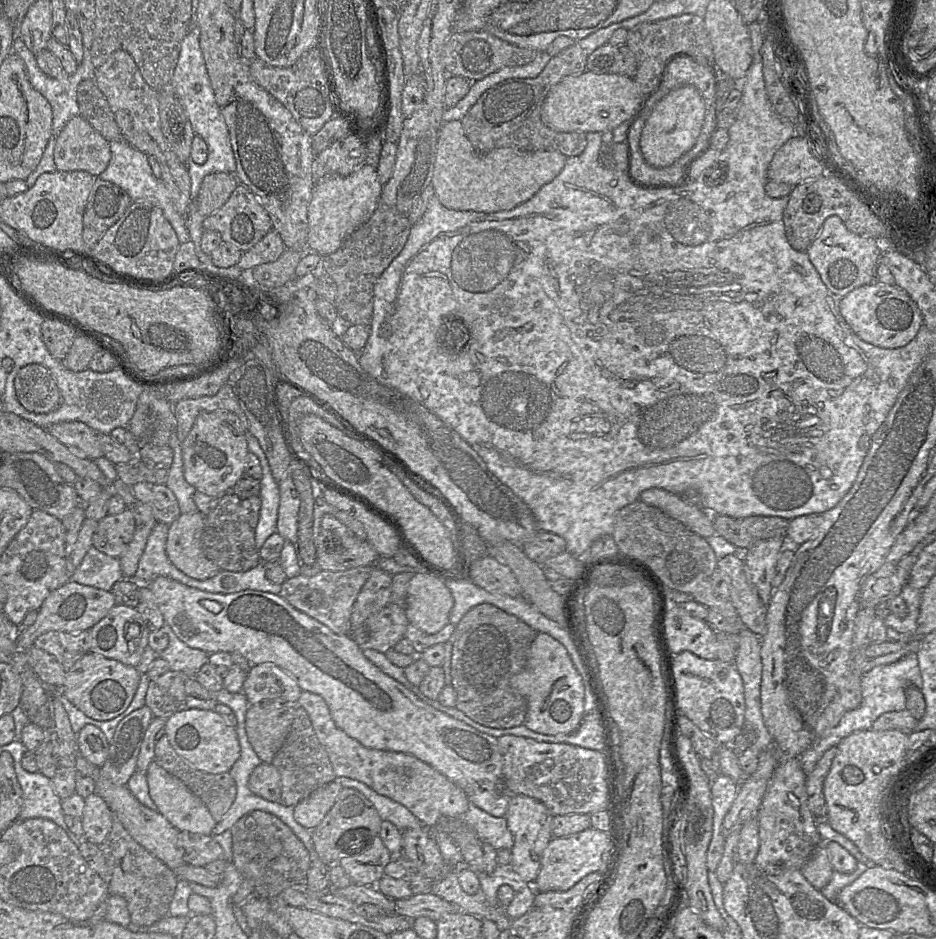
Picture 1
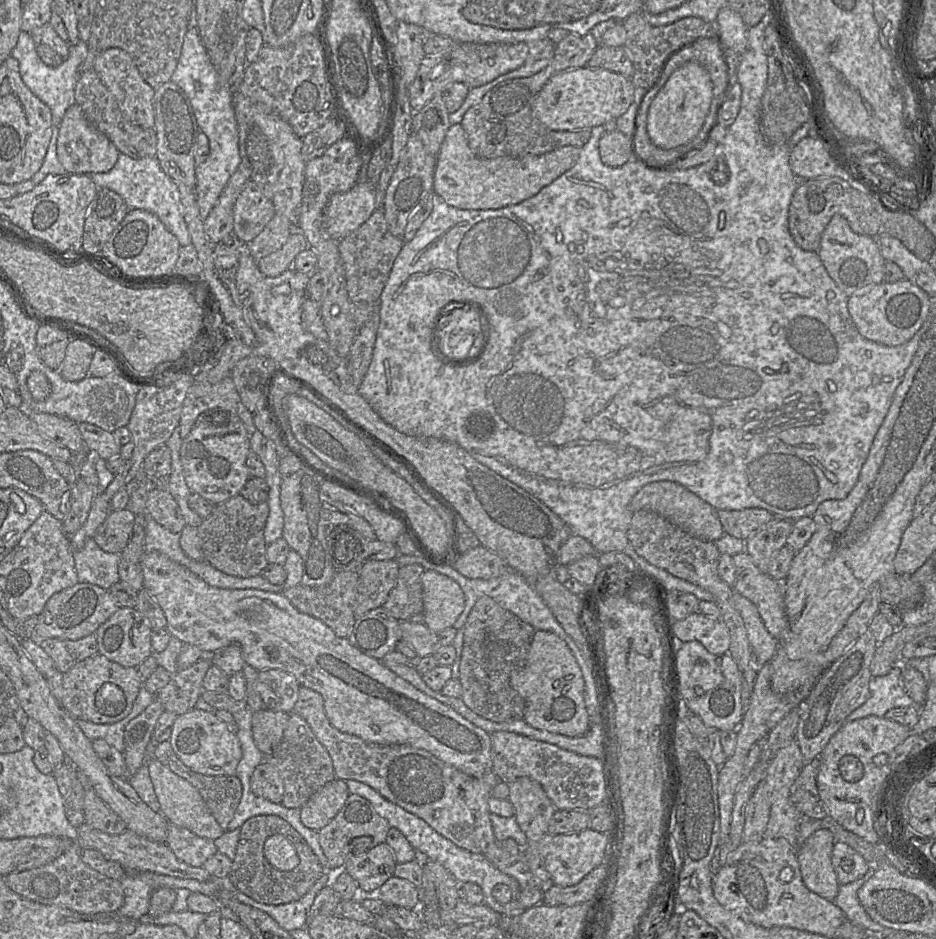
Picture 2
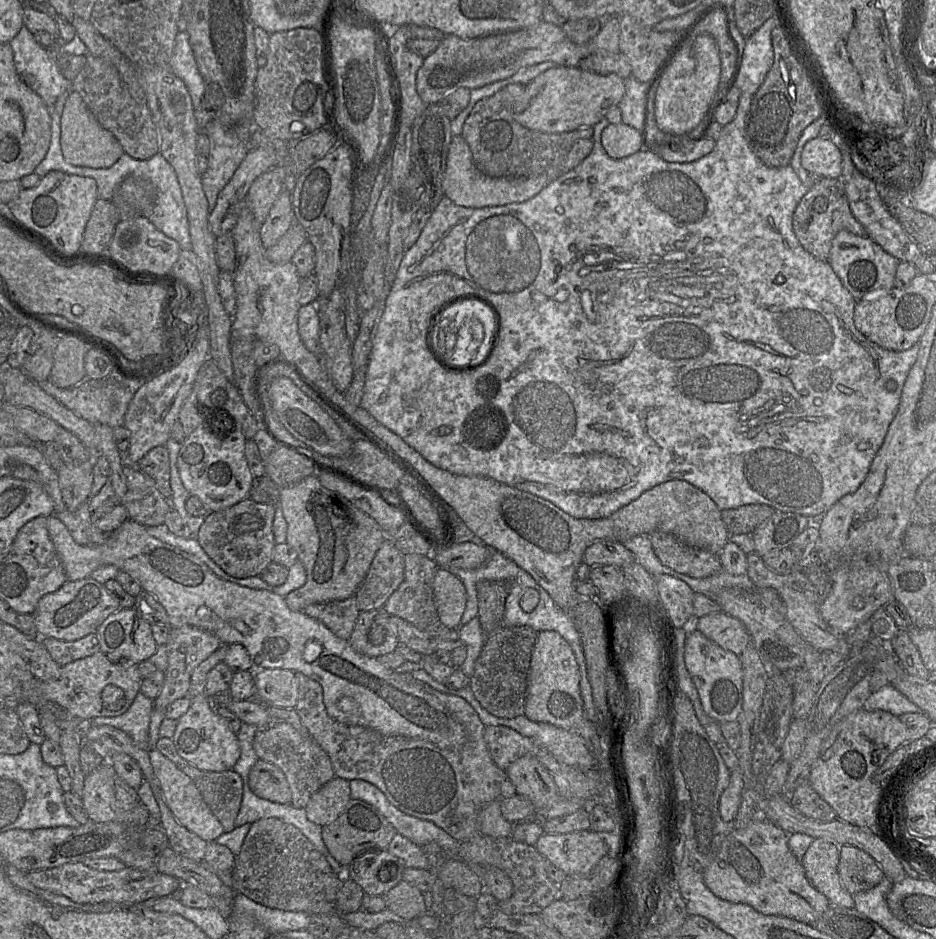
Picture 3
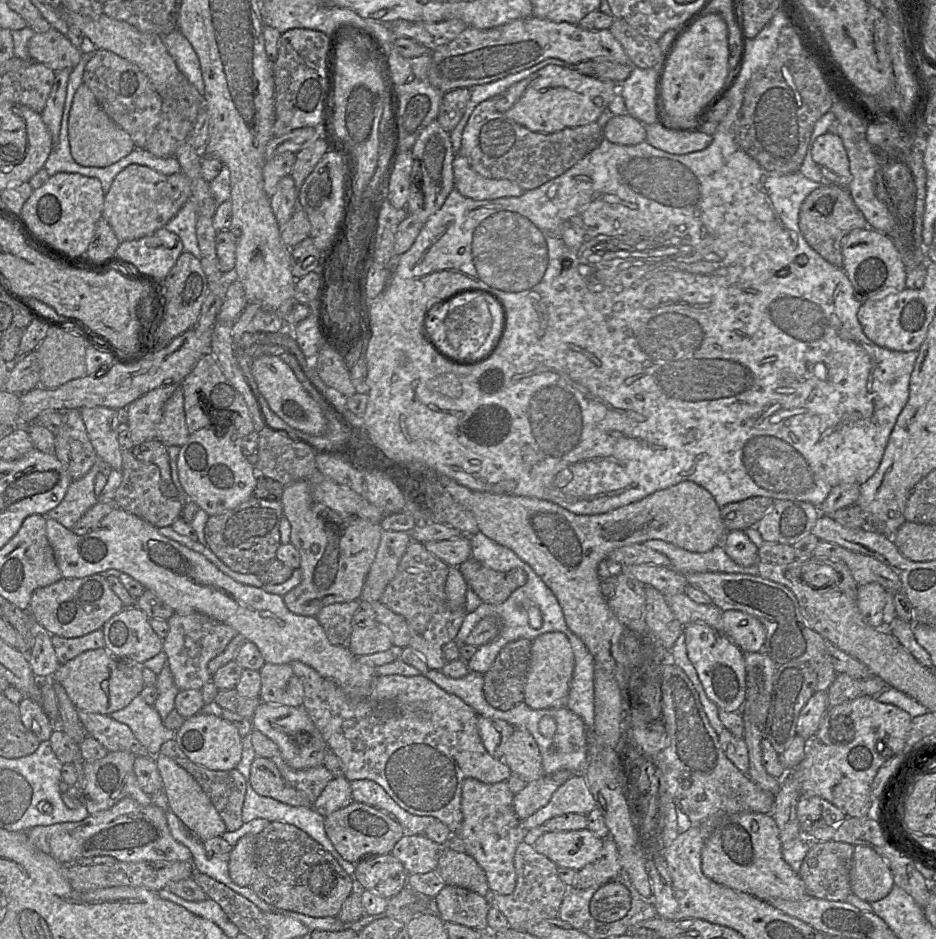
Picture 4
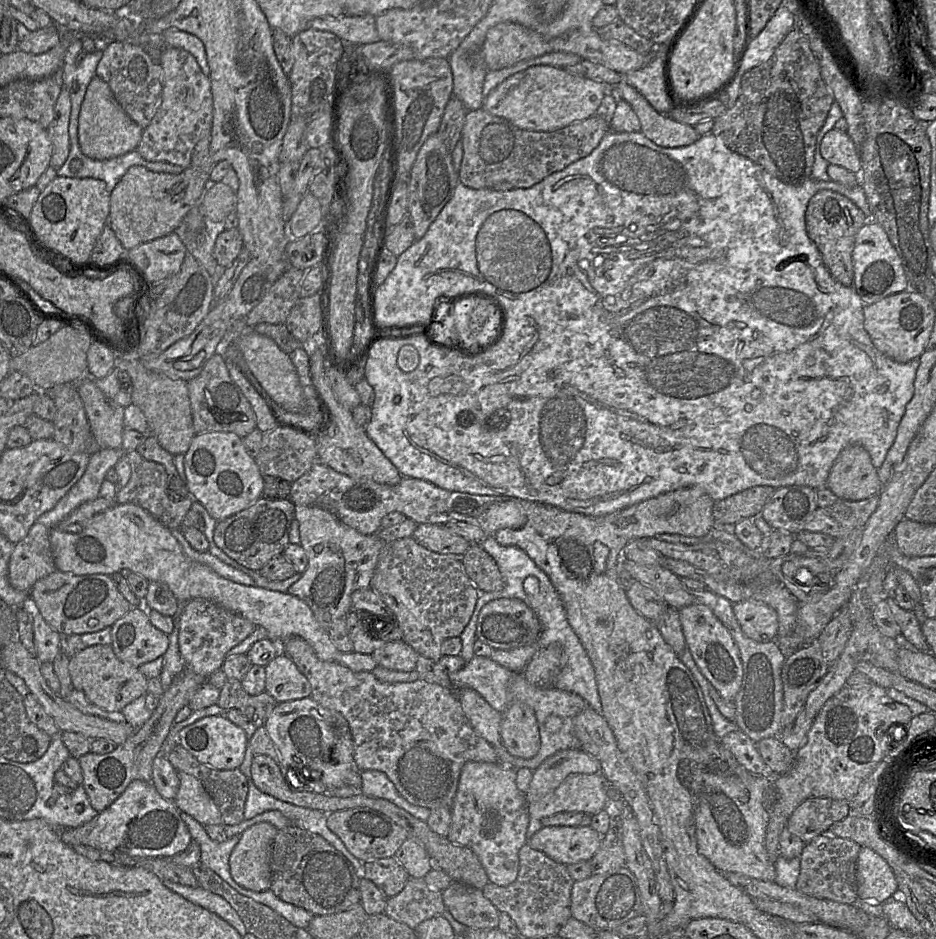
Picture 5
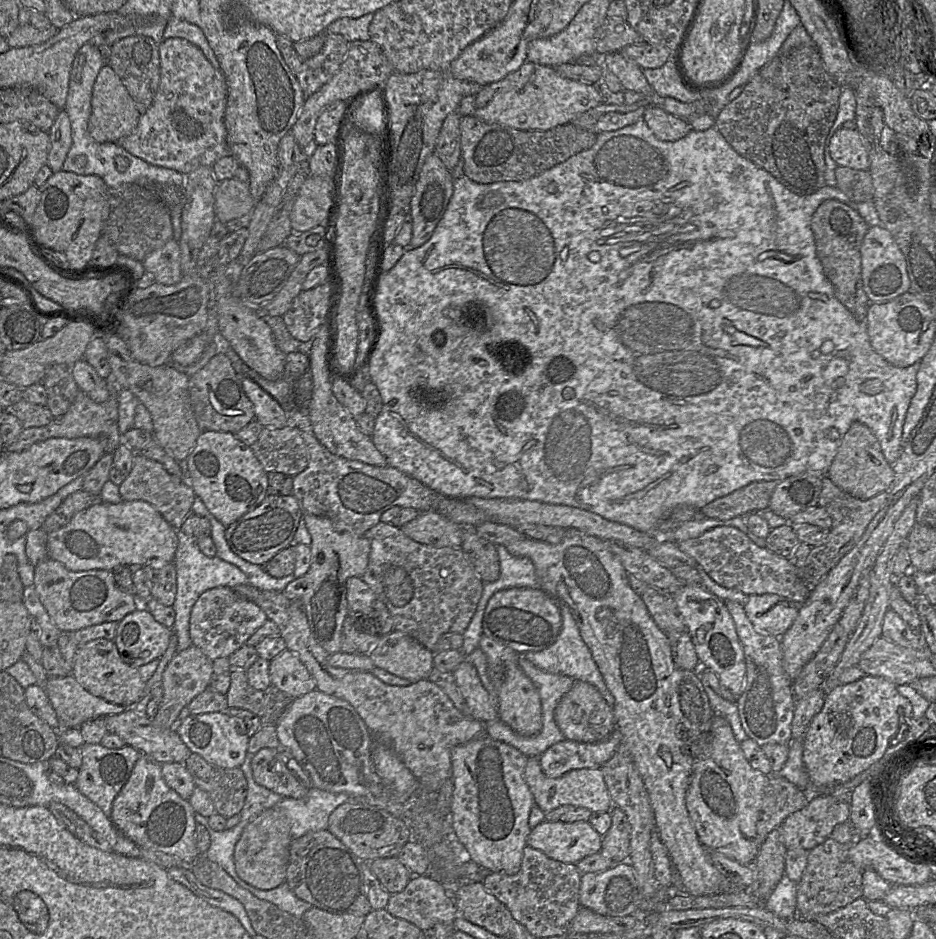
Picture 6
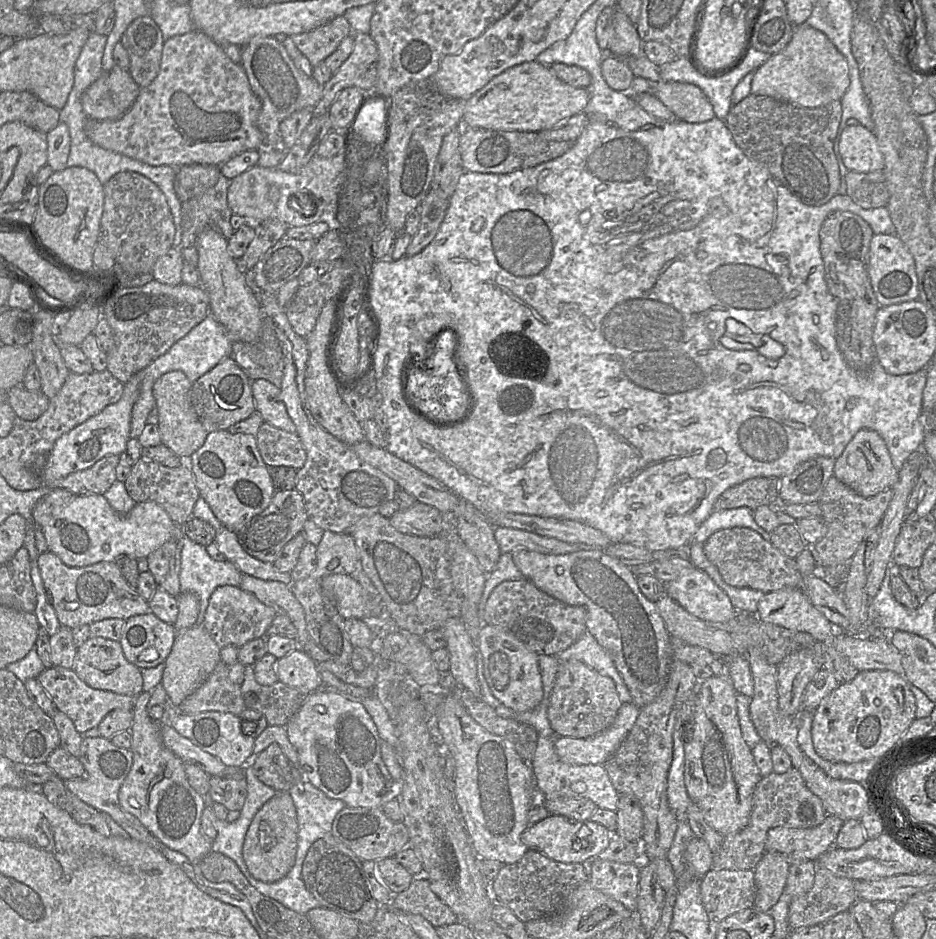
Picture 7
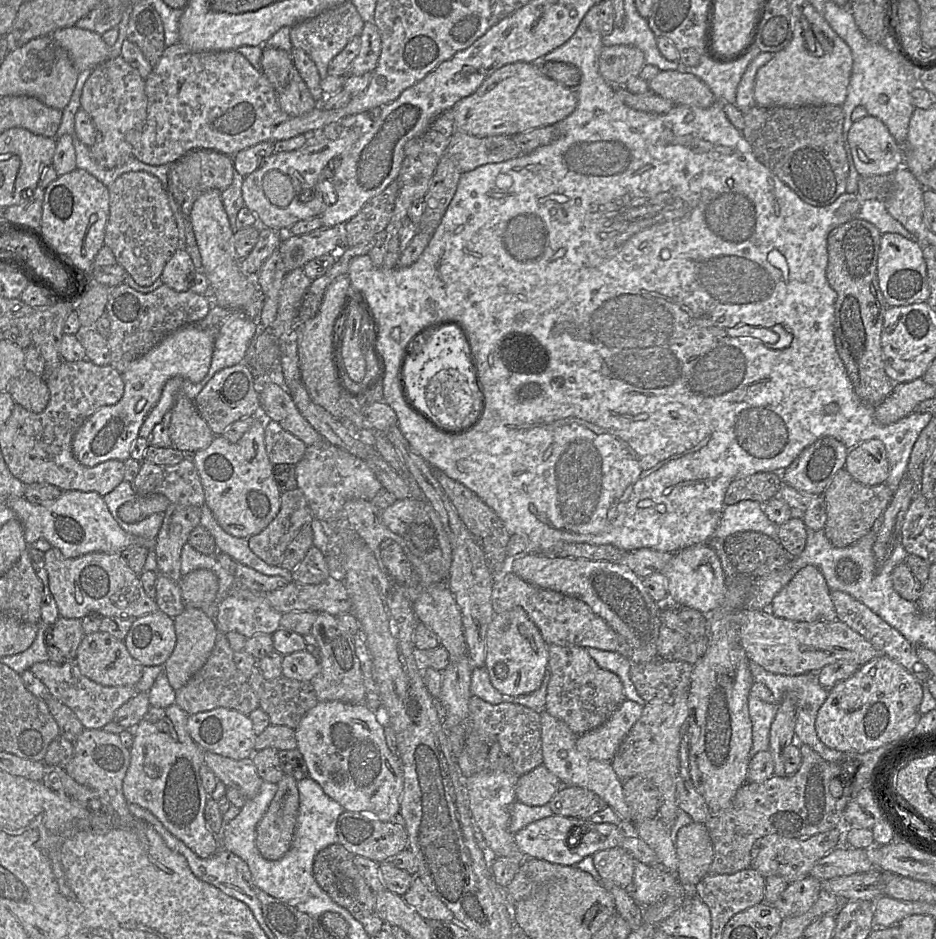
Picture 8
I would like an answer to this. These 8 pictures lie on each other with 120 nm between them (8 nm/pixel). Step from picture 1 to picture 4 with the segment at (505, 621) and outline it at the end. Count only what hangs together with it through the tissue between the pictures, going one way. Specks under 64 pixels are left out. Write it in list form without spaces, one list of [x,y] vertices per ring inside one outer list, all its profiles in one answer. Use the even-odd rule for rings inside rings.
[[[472,557],[459,565],[459,570],[484,603],[499,604],[526,583],[527,575],[521,568],[500,572],[486,567]],[[526,638],[509,642],[500,650],[491,668],[484,673],[483,693],[492,707],[507,711],[524,701],[524,688],[530,666],[532,642]]]

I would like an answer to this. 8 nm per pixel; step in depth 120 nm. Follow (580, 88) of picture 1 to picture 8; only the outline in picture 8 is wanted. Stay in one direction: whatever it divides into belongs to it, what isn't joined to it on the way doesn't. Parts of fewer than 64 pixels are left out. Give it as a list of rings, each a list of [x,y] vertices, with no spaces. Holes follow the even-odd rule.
[[[515,62],[496,70],[473,94],[452,107],[454,132],[477,137],[516,135],[563,120],[577,104],[576,89],[550,79],[538,64]]]

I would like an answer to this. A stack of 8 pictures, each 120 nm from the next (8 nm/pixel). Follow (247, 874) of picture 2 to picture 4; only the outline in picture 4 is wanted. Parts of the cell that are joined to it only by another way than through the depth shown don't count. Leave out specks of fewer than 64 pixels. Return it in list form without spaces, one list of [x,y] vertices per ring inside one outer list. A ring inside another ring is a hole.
[[[270,822],[255,841],[255,871],[250,888],[257,896],[278,911],[293,911],[310,917],[337,917],[344,902],[357,888],[352,875],[347,874],[336,859],[307,833],[294,825]]]

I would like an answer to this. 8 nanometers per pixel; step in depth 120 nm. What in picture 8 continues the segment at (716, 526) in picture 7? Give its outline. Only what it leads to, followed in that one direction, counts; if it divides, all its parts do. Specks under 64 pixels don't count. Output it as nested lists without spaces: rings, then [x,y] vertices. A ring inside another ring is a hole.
[[[742,500],[733,505],[725,505],[713,538],[727,538],[744,531],[760,532],[778,540],[779,525],[771,522],[763,512],[763,504]]]

